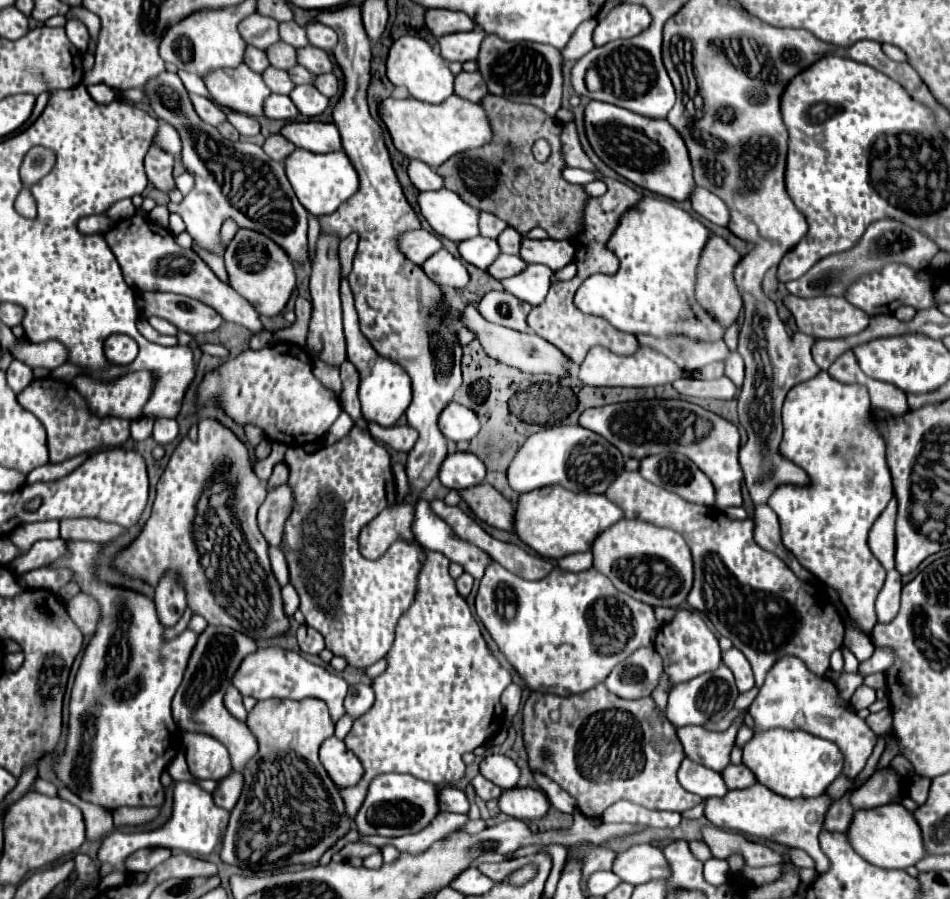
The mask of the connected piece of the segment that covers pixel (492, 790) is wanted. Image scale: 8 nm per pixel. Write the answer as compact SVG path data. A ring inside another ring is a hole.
M477 775L473 781L471 781L473 789L475 789L475 795L483 801L491 801L491 799L497 799L501 795L501 789L497 785L493 785L491 781L483 779L481 775Z

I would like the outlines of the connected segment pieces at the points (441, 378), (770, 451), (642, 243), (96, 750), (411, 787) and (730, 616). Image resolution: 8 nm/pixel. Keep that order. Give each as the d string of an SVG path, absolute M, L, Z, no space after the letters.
M345 5L322 10L316 20L339 33L339 43L333 49L335 63L341 67L345 87L341 99L333 107L333 123L339 129L345 155L351 159L355 171L359 171L359 191L347 199L335 213L319 217L321 229L337 233L341 239L349 233L359 233L359 249L355 253L353 271L349 273L349 285L355 295L355 309L359 313L361 333L369 339L375 351L401 365L413 383L413 401L407 409L407 421L417 429L419 439L407 457L407 481L409 495L403 503L395 503L381 511L371 523L361 529L359 551L365 559L377 559L395 541L417 543L411 527L415 519L415 505L421 491L437 477L439 467L447 455L447 439L437 427L439 411L445 403L453 401L453 395L461 383L461 345L455 335L455 323L459 313L449 313L449 303L437 283L431 283L421 267L405 259L397 249L397 237L403 231L421 229L421 223L407 203L397 175L391 167L391 159L383 141L383 129L371 119L367 105L367 87L371 81L371 41L363 29L361 9L357 5Z
M753 249L751 261L741 261L733 273L743 303L749 303L749 309L763 309L763 319L759 319L759 327L753 327L751 331L743 329L739 339L739 353L745 361L745 383L739 393L737 413L739 423L745 427L749 435L747 445L739 453L739 461L753 503L765 503L781 483L807 485L805 471L779 455L779 441L783 433L781 407L787 391L793 385L807 381L815 375L815 361L811 359L811 347L815 343L815 337L807 337L805 333L787 333L785 325L779 319L775 303L761 289L763 275L767 273L767 269L767 257Z
M643 197L621 215L617 231L607 241L607 249L619 259L617 273L595 273L585 279L575 293L575 305L583 313L603 317L613 327L633 335L647 333L661 339L663 335L685 335L695 341L723 339L719 323L693 297L695 271L707 239L707 227L687 211L663 199Z
M69 541L69 553L51 567L69 567L75 571L75 579L83 593L93 595L101 605L101 621L95 637L85 649L79 673L75 677L69 701L69 729L67 745L61 755L53 757L55 775L83 801L99 805L107 811L117 807L157 807L165 801L165 789L159 781L163 769L173 761L181 747L181 731L171 717L171 699L181 685L183 671L187 667L197 635L183 631L175 641L163 641L163 625L157 619L155 603L141 593L129 589L117 589L93 579L95 557L99 543Z
M381 773L377 775L367 791L367 797L355 815L355 829L359 835L381 835L381 837L401 837L407 833L417 833L427 827L439 813L437 807L437 787L433 783L415 779L401 773Z
M623 471L605 491L605 497L611 499L617 507L621 507L627 519L643 519L659 527L669 527L683 535L691 549L695 565L695 581L691 593L687 595L687 603L693 609L705 613L715 625L715 629L723 637L729 637L733 645L747 657L753 667L757 687L763 685L767 671L781 655L795 655L803 659L815 675L825 675L825 671L829 669L831 653L843 645L843 621L839 619L835 607L831 605L831 601L827 601L825 595L821 597L811 583L797 579L795 573L775 553L765 551L755 543L751 519L733 521L713 507L689 503L679 495L645 481L637 471Z

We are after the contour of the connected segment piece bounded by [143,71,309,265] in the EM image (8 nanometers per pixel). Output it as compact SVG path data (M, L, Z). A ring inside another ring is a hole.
M163 71L151 77L143 85L143 91L155 115L173 125L181 135L183 165L195 179L195 185L189 195L185 195L183 203L175 204L170 201L167 205L171 213L179 213L185 221L187 233L201 247L219 253L217 241L223 221L237 221L237 215L255 215L255 231L275 241L289 255L291 261L299 265L307 263L307 211L301 207L295 193L291 191L291 183L285 175L283 163L267 157L267 153L259 145L247 141L237 141L235 145L229 139L223 139L217 127L203 123L195 113L189 93L177 73Z

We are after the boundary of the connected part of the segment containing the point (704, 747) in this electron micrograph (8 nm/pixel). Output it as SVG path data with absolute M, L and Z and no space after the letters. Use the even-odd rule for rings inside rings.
M743 715L737 717L733 725L723 733L709 731L705 727L677 729L679 740L685 747L685 757L689 757L695 763L701 763L707 769L721 773L723 767L729 765L729 753L735 743L735 735L741 721L743 721Z

